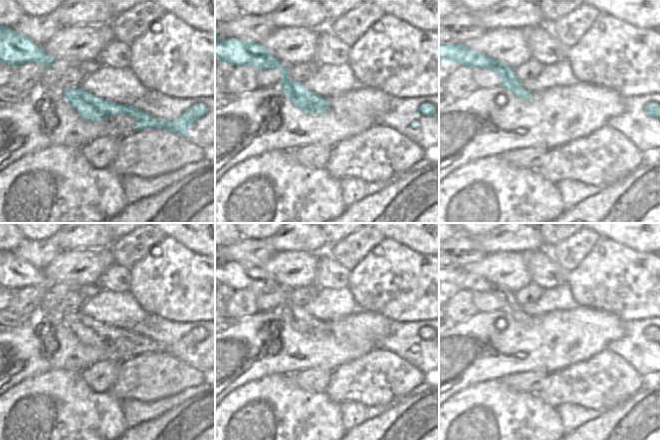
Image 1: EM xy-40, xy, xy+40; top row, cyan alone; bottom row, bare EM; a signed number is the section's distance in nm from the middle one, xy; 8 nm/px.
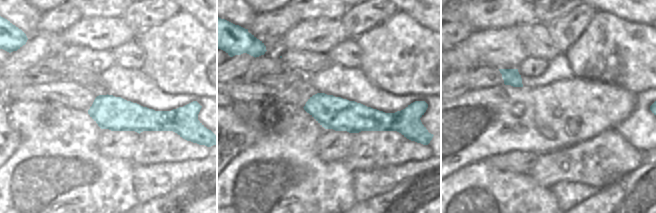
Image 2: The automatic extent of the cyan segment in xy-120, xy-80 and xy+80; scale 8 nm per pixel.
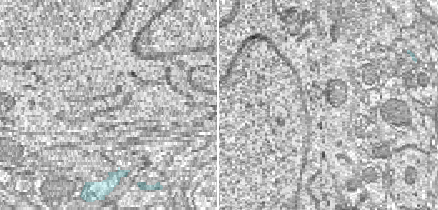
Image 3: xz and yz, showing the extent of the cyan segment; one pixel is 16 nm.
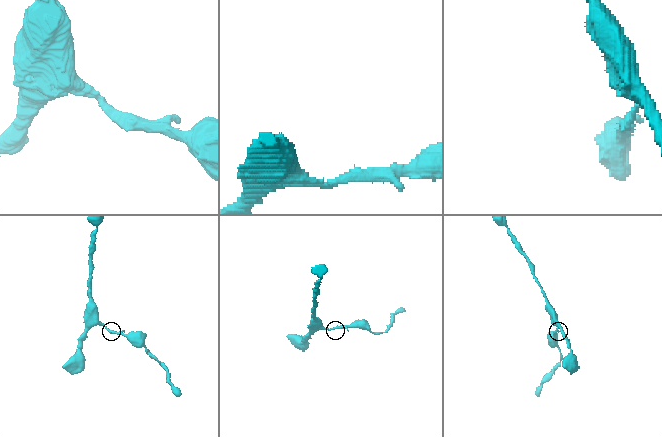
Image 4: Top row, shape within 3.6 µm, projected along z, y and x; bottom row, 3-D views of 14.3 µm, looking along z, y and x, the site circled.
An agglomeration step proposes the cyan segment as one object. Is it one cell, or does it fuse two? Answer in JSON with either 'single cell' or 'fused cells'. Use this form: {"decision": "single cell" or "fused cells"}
{"decision": "single cell"}

